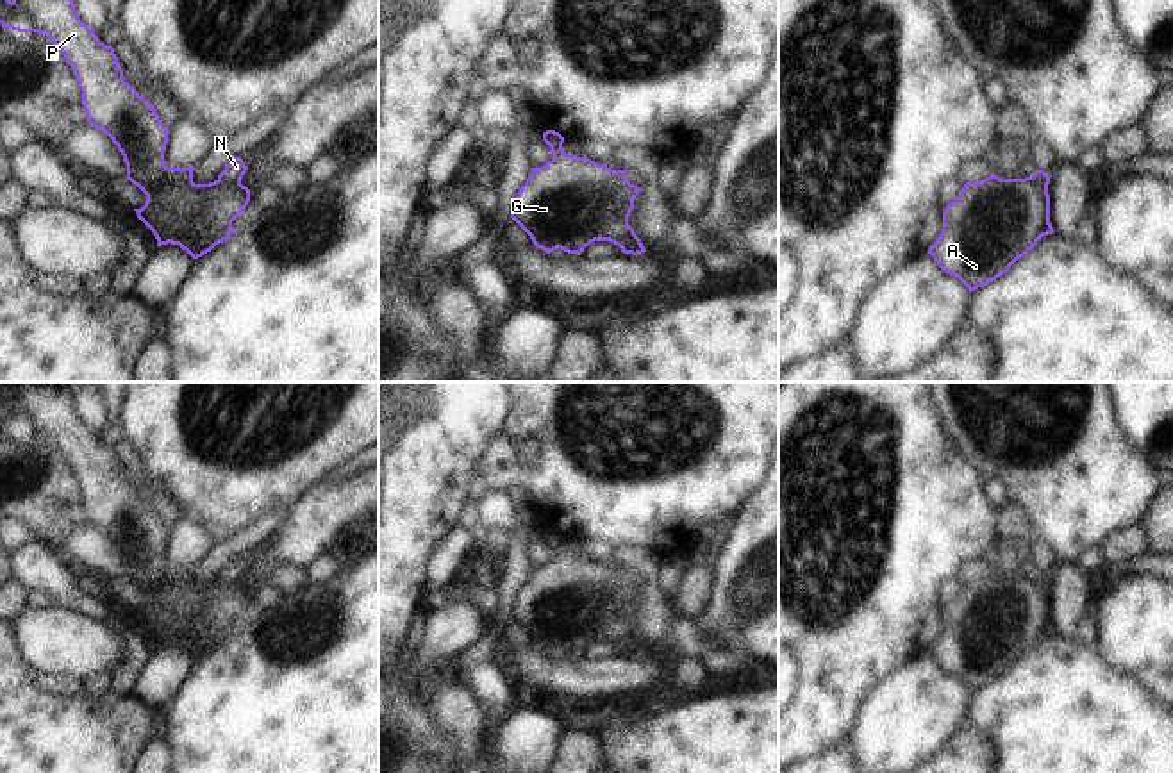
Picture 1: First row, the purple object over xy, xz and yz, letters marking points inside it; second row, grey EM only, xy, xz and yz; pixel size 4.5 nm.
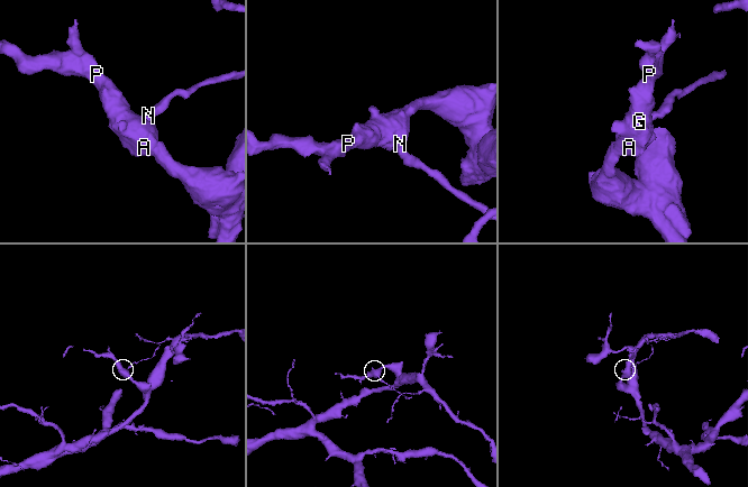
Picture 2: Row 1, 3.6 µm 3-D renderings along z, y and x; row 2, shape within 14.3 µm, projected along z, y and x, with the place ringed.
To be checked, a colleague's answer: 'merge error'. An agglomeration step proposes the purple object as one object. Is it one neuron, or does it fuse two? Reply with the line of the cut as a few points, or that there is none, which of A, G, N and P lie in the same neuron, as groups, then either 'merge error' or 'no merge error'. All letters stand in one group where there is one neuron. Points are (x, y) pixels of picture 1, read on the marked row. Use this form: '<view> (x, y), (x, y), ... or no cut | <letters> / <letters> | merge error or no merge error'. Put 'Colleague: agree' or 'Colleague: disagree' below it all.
xz (618, 245), (627, 236), (632, 236), (641, 245) | A G P / N | merge error
Colleague: agree

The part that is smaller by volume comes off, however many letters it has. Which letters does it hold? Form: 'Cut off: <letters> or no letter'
Cut off: N

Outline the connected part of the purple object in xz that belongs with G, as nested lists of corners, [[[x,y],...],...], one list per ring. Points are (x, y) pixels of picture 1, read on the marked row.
[[[543,132],[553,159],[532,168],[518,191],[511,218],[546,254],[561,248],[582,254],[595,241],[621,245],[627,236],[637,243],[628,216],[641,187],[627,180],[627,170],[611,170],[591,159],[564,152],[564,137]]]

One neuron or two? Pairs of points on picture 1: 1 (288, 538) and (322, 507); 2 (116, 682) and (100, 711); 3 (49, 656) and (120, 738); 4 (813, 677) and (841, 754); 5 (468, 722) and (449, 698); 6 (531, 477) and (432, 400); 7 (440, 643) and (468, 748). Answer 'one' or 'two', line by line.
1: one
2: two
3: two
4: two
5: one
6: two
7: two

